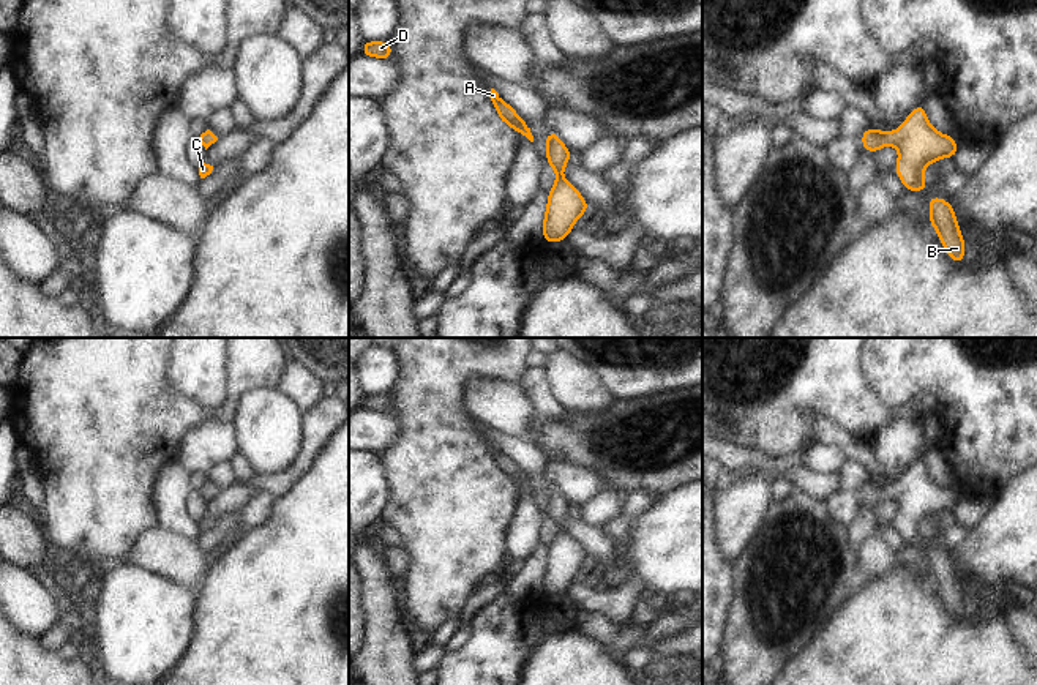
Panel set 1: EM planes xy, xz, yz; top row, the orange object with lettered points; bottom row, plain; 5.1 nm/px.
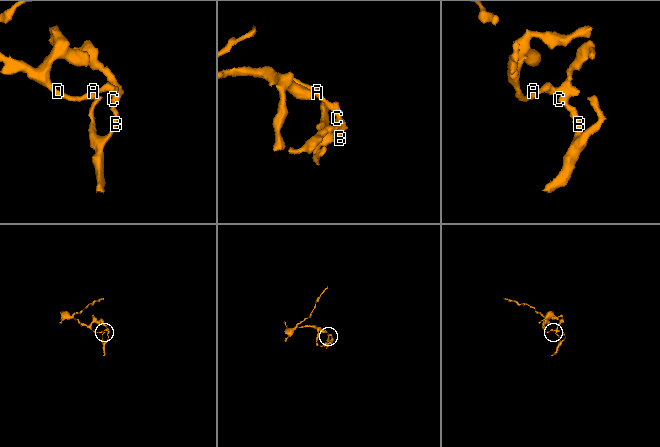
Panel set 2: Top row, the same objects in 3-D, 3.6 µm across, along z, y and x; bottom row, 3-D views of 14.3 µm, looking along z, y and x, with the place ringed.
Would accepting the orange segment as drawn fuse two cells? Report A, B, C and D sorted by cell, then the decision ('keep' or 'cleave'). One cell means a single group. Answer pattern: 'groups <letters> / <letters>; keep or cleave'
groups A B C D; keep

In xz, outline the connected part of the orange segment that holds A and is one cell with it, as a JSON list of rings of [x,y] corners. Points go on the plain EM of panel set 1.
[[[491,442],[489,451],[499,467],[500,475],[510,478],[518,488],[526,489],[530,496],[533,496],[533,489],[530,486],[530,481],[527,478],[527,475],[524,475],[516,466],[515,462],[507,458],[499,447]]]

